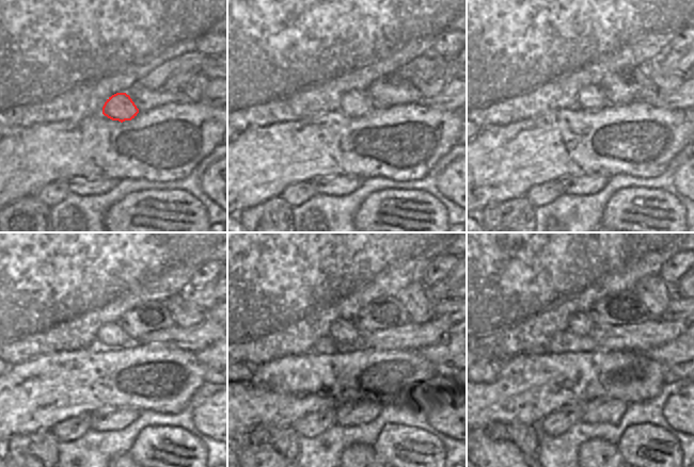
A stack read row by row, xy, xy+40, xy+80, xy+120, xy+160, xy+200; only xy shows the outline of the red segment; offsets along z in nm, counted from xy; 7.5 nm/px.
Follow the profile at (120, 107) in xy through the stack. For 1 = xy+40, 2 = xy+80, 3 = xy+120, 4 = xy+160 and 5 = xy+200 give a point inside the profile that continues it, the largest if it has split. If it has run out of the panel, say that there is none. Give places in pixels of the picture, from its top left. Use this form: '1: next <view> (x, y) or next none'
1: next xy+40 (355, 103)
2: next xy+80 (590, 98)
3: next xy+120 (110, 335)
4: next xy+160 (343, 329)
5: next xy+200 (580, 323)

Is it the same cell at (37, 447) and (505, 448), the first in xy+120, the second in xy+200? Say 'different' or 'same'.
different

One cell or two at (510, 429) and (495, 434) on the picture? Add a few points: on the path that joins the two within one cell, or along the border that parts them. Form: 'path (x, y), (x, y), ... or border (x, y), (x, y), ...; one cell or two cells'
path (507, 431), (499, 431); one cell

